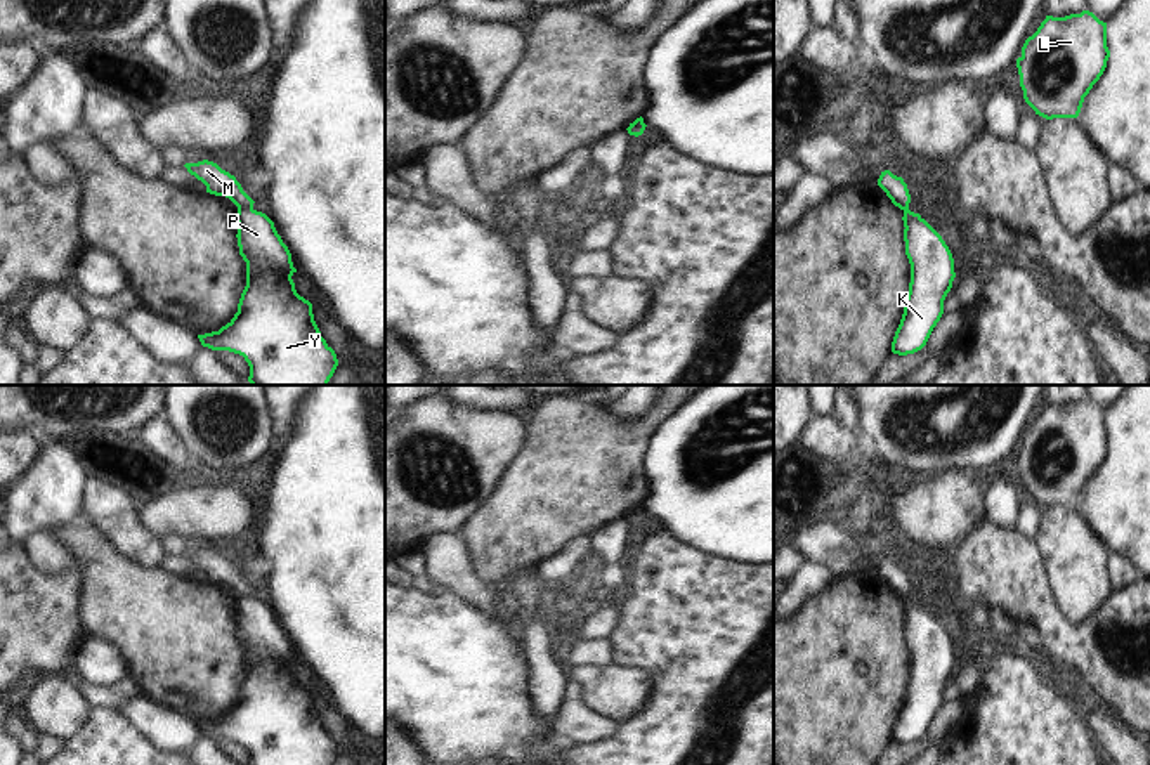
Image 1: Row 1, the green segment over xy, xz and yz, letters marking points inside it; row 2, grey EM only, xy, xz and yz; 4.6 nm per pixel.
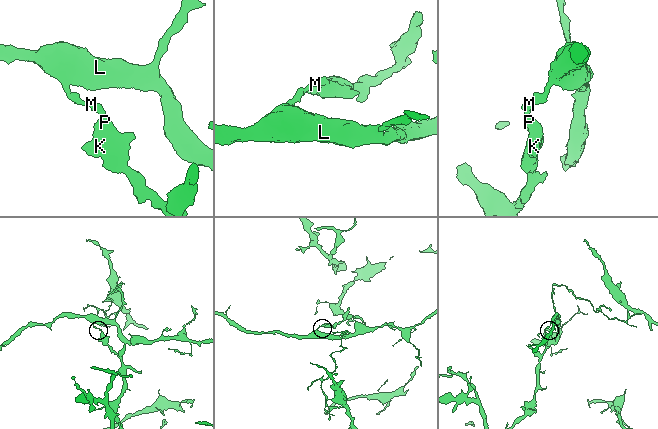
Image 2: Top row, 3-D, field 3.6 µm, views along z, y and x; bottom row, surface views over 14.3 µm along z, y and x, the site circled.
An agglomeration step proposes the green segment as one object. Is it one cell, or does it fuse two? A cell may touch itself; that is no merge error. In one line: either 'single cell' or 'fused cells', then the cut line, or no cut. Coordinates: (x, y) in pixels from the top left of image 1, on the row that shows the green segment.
fused cells; cut xy (252, 207), (238, 210)

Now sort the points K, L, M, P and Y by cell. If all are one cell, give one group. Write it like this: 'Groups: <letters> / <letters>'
Groups: K P Y / L M.

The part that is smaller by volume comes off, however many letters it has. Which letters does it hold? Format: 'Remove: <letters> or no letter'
Remove: L, M

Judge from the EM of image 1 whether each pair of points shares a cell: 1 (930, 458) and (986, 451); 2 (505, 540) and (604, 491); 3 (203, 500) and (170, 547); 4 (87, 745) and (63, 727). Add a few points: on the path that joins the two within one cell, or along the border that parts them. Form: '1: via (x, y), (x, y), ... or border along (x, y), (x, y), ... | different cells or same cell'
1: via (944, 455), (972, 451) | same cell
2: via (529, 516), (536, 509), (580, 509) | same cell
3: border along (184, 536), (165, 535), (160, 540) | different cells
4: border along (91, 706), (87, 722), (68, 741) | different cells

